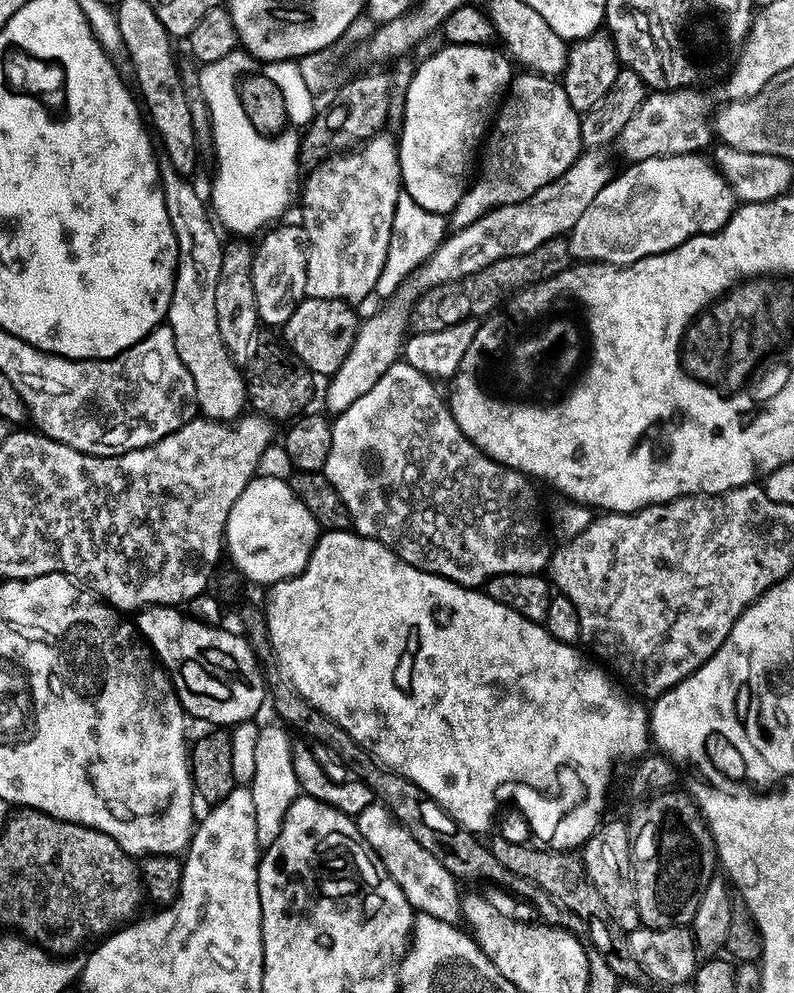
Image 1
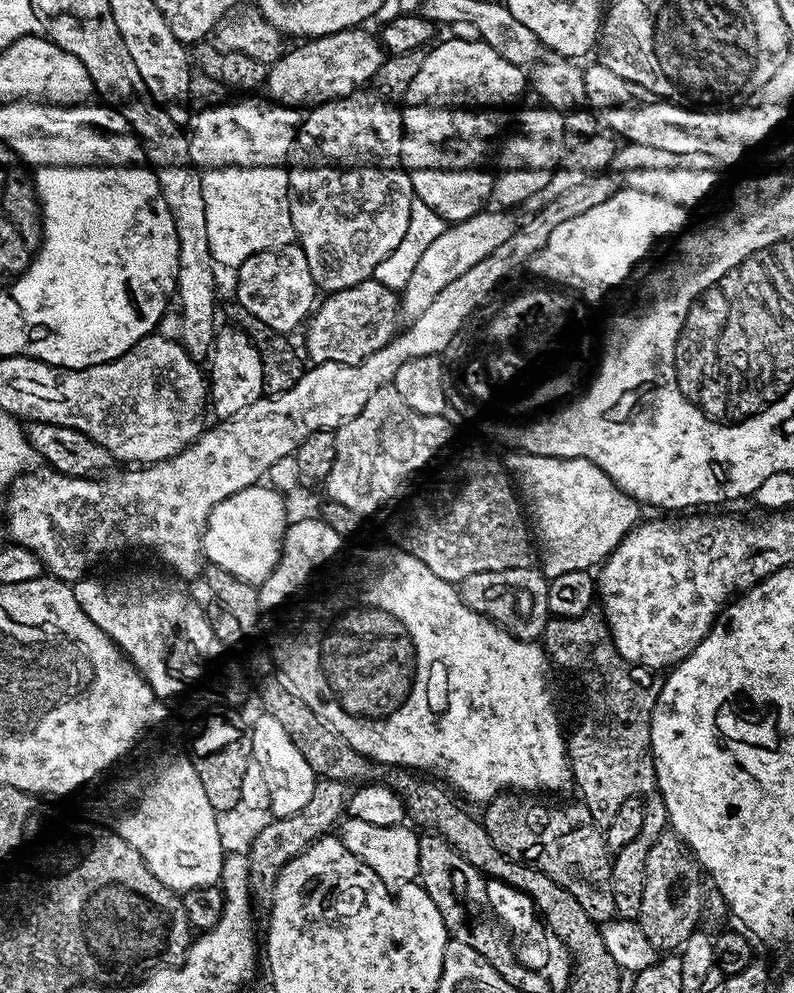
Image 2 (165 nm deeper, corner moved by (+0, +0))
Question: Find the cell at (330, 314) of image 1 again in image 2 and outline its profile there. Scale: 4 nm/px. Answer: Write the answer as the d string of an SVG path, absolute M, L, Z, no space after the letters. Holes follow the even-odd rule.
M375 278L364 280L353 288L327 293L315 305L303 329L303 351L306 356L308 351L307 359L312 359L313 365L360 364L385 348L393 336L397 335L401 324L399 295L393 289L382 286L382 282Z

